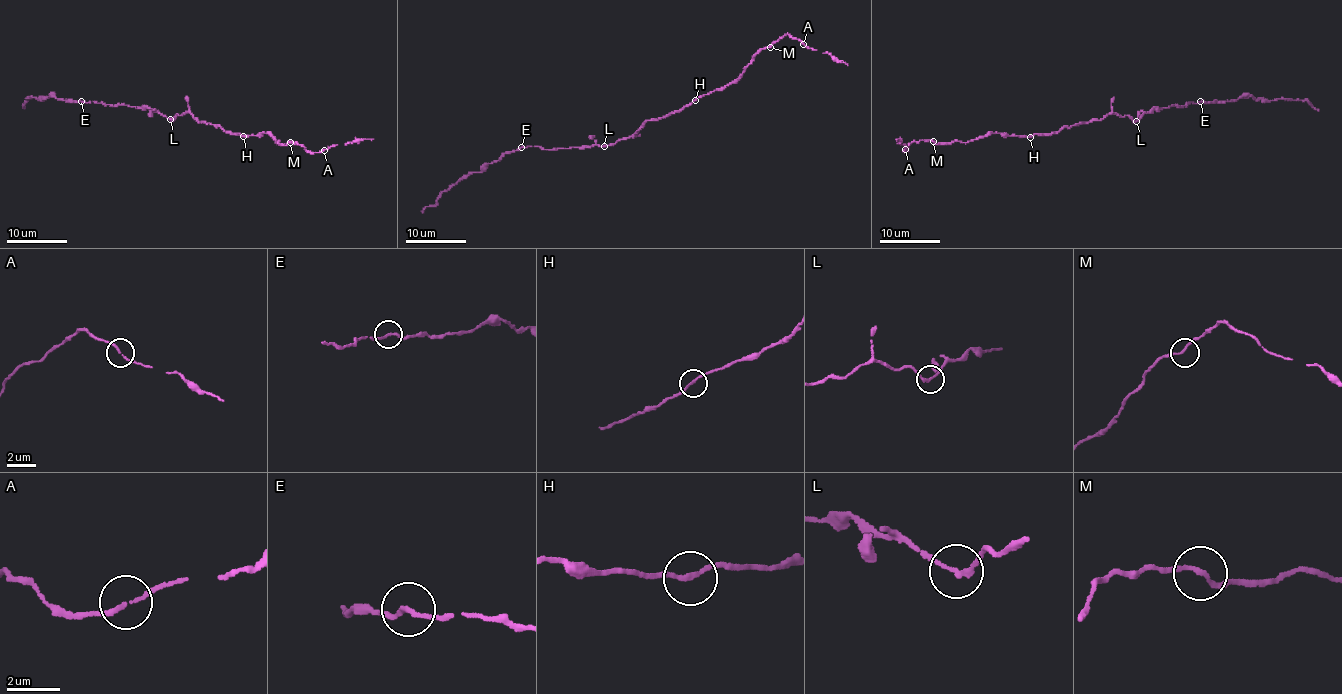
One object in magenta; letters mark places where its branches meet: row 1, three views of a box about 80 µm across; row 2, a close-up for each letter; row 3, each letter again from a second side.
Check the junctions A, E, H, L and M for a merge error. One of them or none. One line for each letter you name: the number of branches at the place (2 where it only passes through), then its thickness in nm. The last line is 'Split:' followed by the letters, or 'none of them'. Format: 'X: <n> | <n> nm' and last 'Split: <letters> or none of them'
Split: none of them

